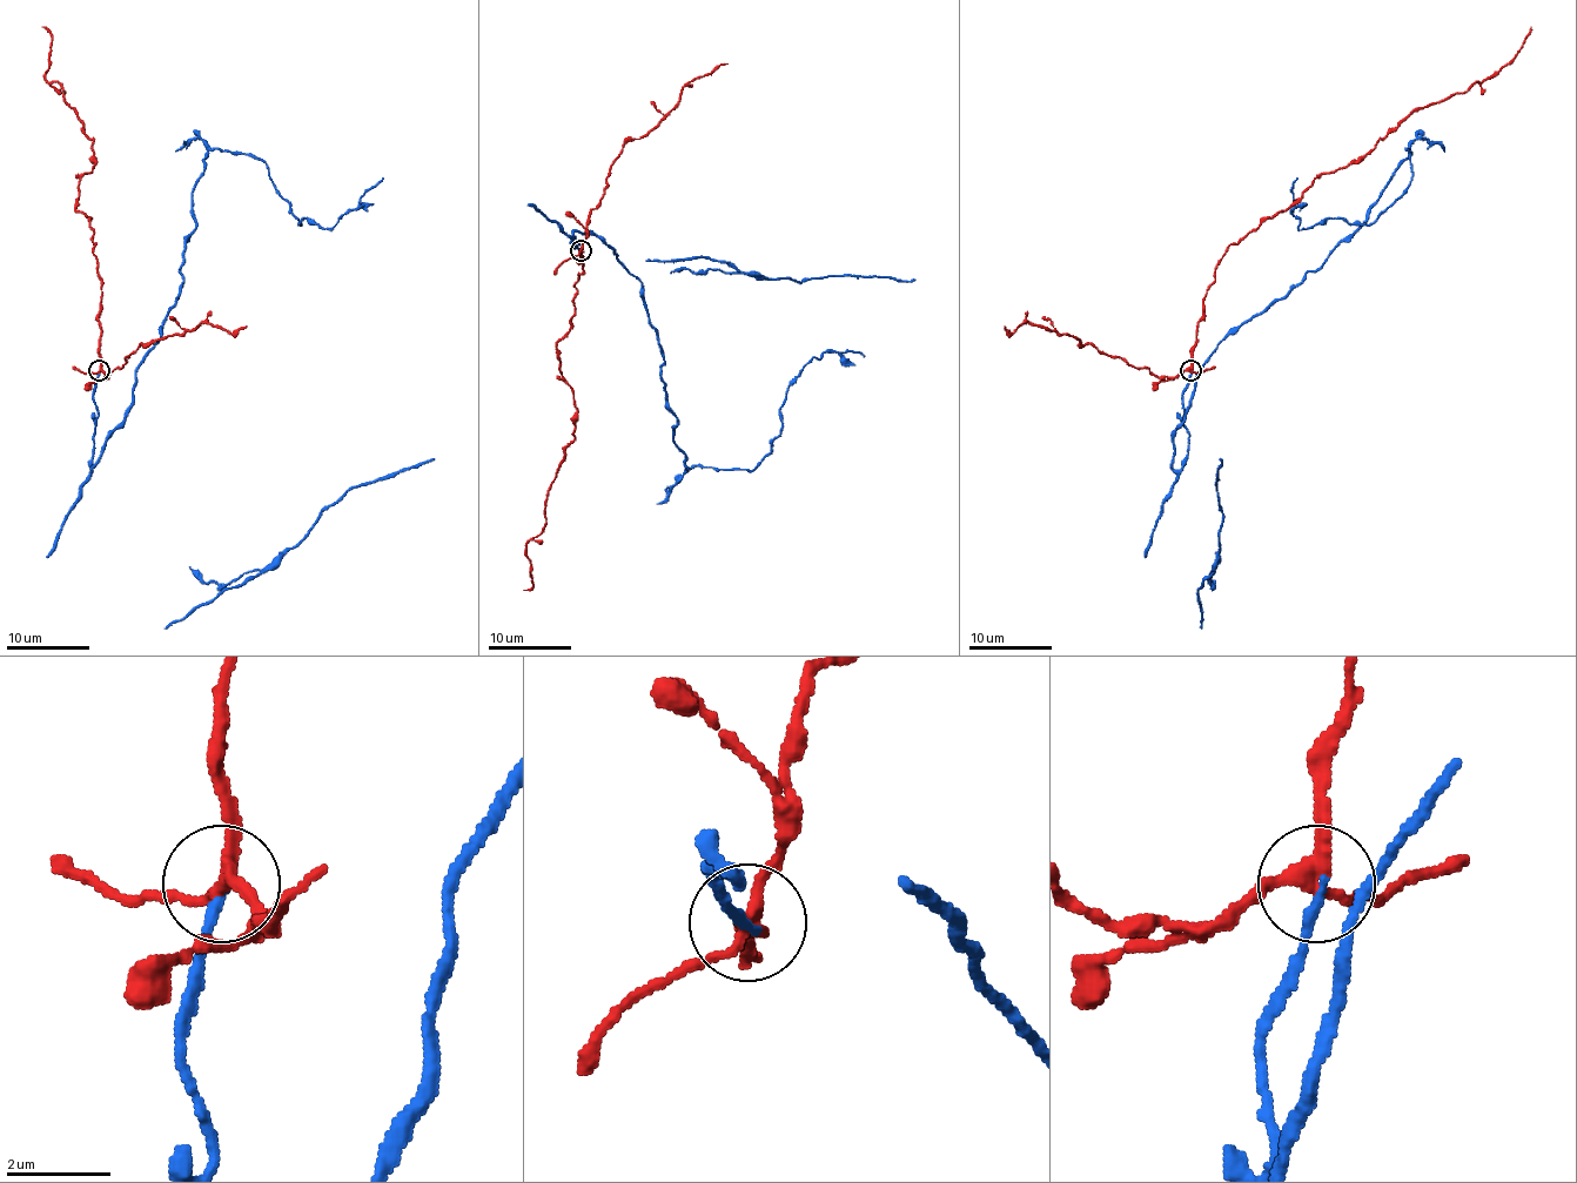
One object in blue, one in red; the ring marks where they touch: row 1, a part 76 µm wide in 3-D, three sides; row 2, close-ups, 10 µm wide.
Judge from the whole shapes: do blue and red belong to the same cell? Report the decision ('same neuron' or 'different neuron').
different neuron

